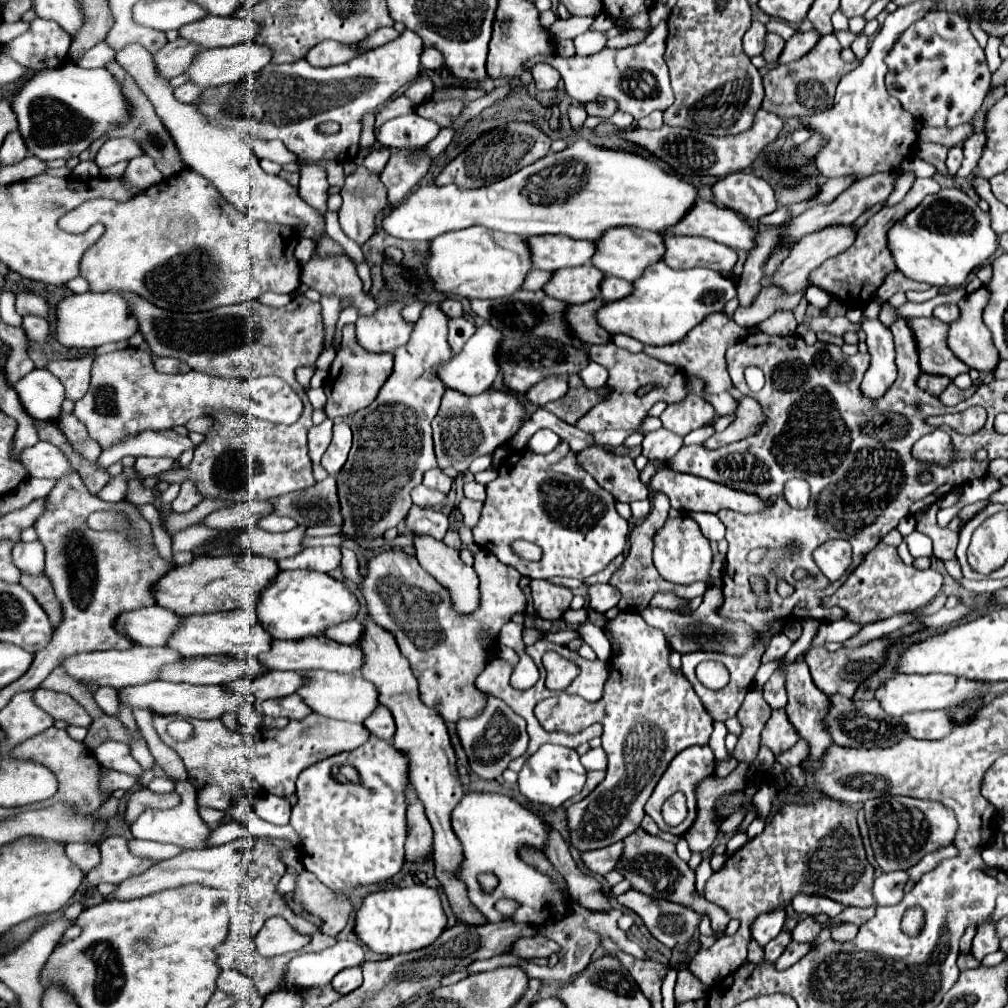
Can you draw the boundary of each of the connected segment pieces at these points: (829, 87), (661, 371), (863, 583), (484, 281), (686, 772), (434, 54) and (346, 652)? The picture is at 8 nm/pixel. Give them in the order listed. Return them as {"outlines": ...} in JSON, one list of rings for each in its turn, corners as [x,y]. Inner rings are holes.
{"outlines":[[[[829,33],[829,35],[823,35],[819,45],[815,45],[815,49],[805,57],[801,57],[799,61],[771,67],[763,77],[765,99],[761,107],[765,111],[775,113],[781,119],[799,119],[799,117],[815,115],[829,109],[833,105],[833,95],[839,79],[859,65],[859,61],[843,63],[839,53],[841,53],[841,45],[837,37]]],[[[607,343],[607,345],[591,345],[589,359],[603,365],[609,371],[609,379],[607,379],[609,393],[603,397],[601,403],[597,403],[589,413],[585,413],[575,423],[575,427],[581,431],[589,431],[589,433],[605,430],[635,431],[643,423],[647,411],[657,401],[665,401],[667,405],[671,405],[671,403],[683,401],[689,393],[687,391],[687,377],[679,367],[663,363],[659,359],[653,359],[647,353],[629,353],[627,349],[619,349],[615,343]],[[645,383],[659,383],[659,387],[645,397],[637,397],[635,391]]],[[[879,543],[875,549],[871,549],[871,553],[865,555],[863,563],[847,577],[847,581],[829,599],[831,603],[839,605],[845,611],[843,619],[859,625],[869,625],[875,621],[889,619],[893,615],[907,615],[919,611],[939,593],[941,583],[943,583],[941,573],[933,569],[919,571],[915,567],[909,567],[897,555],[897,547]]],[[[483,227],[445,233],[443,237],[431,241],[429,251],[431,257],[427,259],[427,267],[435,289],[457,297],[509,297],[523,287],[523,281],[531,271],[531,251],[525,243],[525,237],[495,233]]],[[[694,745],[688,747],[685,751],[681,751],[681,753],[671,761],[671,765],[669,765],[669,773],[665,771],[663,777],[659,779],[657,787],[653,789],[653,795],[651,795],[649,801],[645,803],[645,813],[647,813],[649,817],[653,817],[653,821],[659,825],[661,831],[669,831],[669,833],[673,833],[673,835],[683,835],[683,833],[693,825],[693,821],[695,821],[695,817],[697,817],[695,787],[697,787],[703,779],[711,777],[713,773],[715,773],[715,757],[713,757],[713,751],[708,745]],[[687,777],[689,777],[689,779],[687,779]],[[675,791],[683,791],[683,793],[685,793],[685,797],[687,797],[687,807],[689,807],[689,817],[687,817],[681,825],[677,825],[677,827],[669,827],[669,825],[665,825],[665,821],[663,821],[663,817],[661,817],[661,805],[663,805],[663,803],[665,803]]],[[[425,49],[421,57],[421,65],[429,71],[437,71],[443,65],[443,55],[437,49]]],[[[321,637],[319,641],[275,641],[275,645],[271,647],[271,653],[263,653],[259,655],[263,657],[263,661],[267,661],[267,665],[271,665],[271,669],[281,669],[281,671],[337,671],[337,673],[355,673],[361,669],[363,665],[363,651],[357,645],[345,645],[345,643],[337,643],[329,637]]]]}

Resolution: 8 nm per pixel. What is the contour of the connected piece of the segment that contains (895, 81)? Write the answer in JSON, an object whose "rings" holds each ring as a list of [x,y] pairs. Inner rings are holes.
{"rings":[[[929,11],[901,33],[887,55],[887,91],[923,125],[957,127],[969,123],[991,89],[991,71],[969,23],[957,13]]]}

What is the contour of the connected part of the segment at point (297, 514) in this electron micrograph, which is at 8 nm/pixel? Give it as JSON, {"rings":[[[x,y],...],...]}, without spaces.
{"rings":[[[327,477],[313,487],[307,487],[299,493],[287,493],[271,501],[279,501],[279,509],[275,509],[277,515],[293,517],[299,525],[313,527],[343,523],[335,477]]]}

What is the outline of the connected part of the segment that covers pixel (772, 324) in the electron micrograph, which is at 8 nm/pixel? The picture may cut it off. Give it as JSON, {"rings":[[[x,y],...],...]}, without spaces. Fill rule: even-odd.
{"rings":[[[777,311],[775,315],[771,315],[769,319],[765,319],[763,323],[757,325],[763,333],[767,335],[793,335],[797,329],[797,321],[793,317],[791,311]]]}

